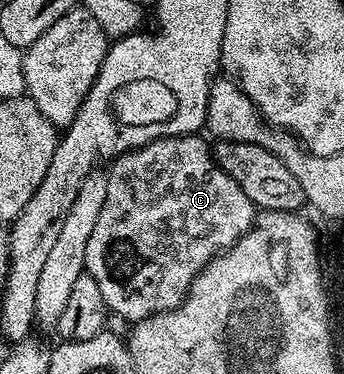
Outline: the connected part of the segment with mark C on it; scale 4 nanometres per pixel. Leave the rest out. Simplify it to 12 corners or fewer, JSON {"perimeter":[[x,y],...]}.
{"perimeter":[[194,134],[111,160],[84,270],[173,311],[256,222]]}

